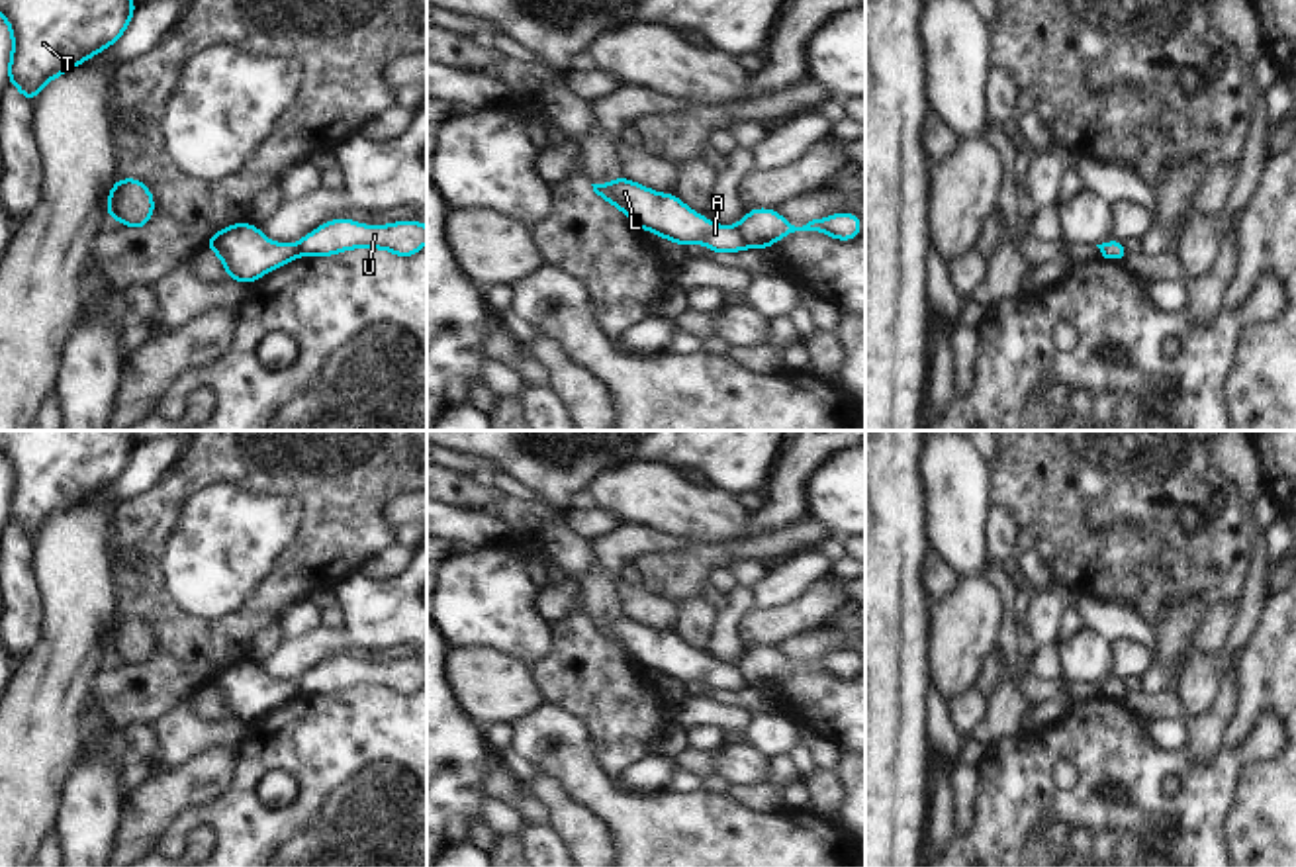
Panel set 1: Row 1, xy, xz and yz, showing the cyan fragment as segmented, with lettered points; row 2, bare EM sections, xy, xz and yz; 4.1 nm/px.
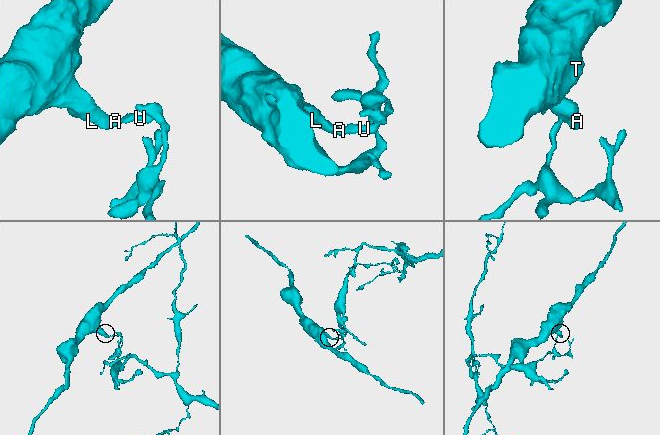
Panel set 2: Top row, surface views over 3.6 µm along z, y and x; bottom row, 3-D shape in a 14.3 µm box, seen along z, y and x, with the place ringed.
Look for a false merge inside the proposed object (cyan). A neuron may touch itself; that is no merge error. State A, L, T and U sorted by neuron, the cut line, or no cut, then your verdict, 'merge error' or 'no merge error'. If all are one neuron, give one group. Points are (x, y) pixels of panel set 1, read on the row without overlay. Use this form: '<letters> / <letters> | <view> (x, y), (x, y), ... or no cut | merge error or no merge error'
A L T / U | xz (735, 666), (746, 685) | merge error

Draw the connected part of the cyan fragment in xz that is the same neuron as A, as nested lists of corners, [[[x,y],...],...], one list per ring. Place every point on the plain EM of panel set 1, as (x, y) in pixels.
[[[625,615],[609,622],[591,622],[593,630],[646,667],[681,685],[703,681],[711,691],[740,691],[744,681],[736,665],[724,665],[689,648],[675,632],[658,632]]]

